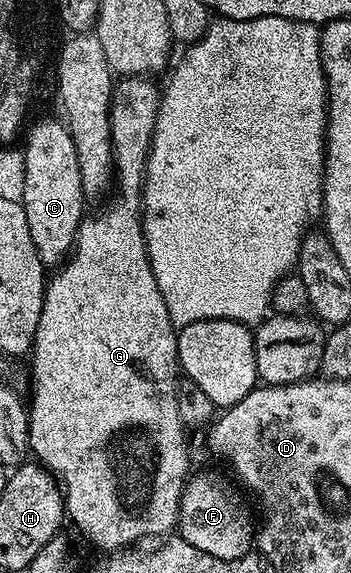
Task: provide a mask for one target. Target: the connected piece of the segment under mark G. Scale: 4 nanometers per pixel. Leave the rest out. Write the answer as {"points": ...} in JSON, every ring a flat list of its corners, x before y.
{"points":[[128,76,114,85,111,149,115,152,117,191,104,212,88,215,79,225,75,247,56,271,60,272,46,281,41,318,29,356,32,376,27,443,34,459,48,472,57,474,65,493,66,519,79,524,88,542,103,554,130,549,146,536,166,537,176,531,183,486,189,476,187,467,191,464,186,448,188,429,179,409,177,328,171,323,165,298,157,286,143,233,141,193,161,101,160,85,153,81]]}

